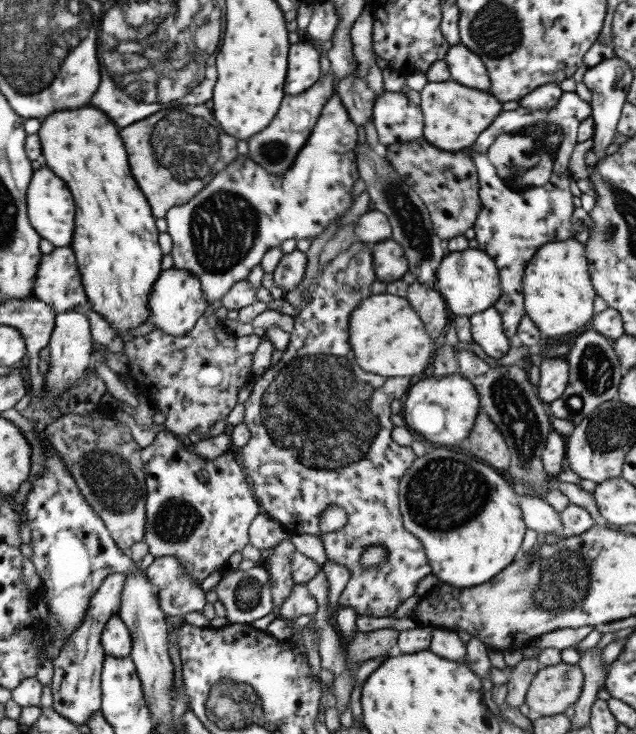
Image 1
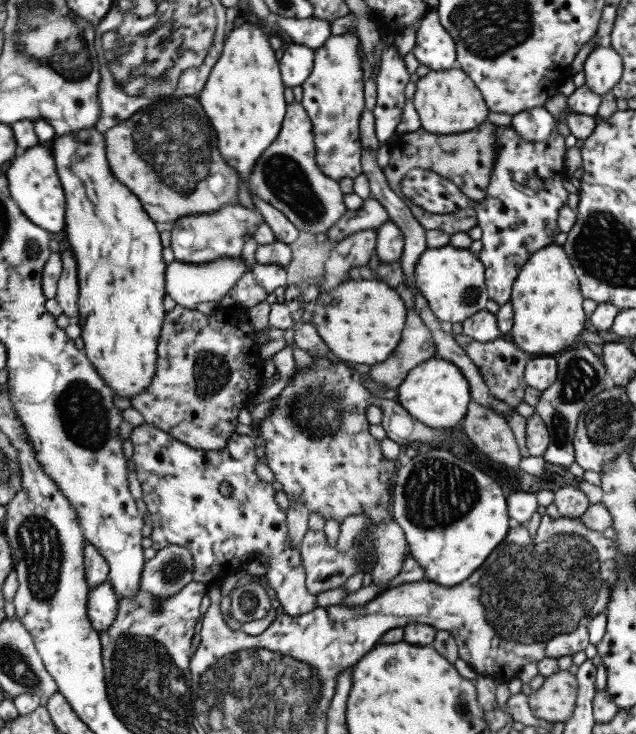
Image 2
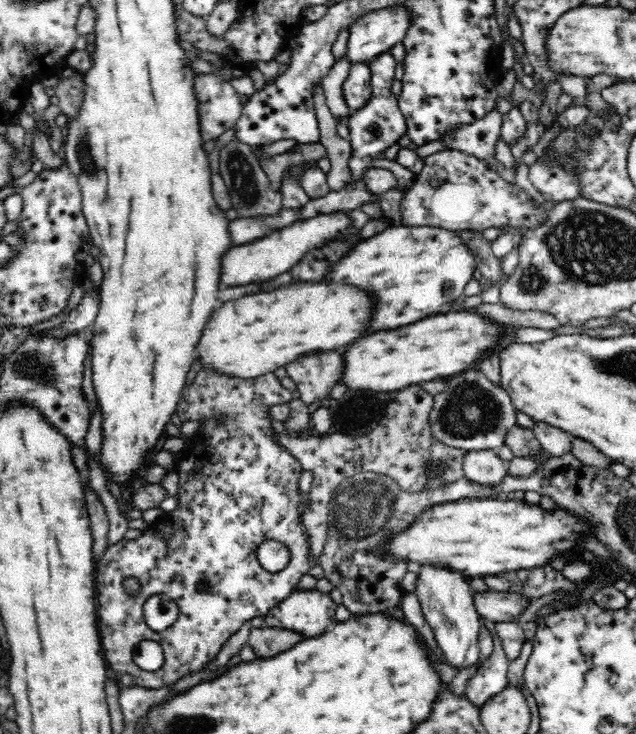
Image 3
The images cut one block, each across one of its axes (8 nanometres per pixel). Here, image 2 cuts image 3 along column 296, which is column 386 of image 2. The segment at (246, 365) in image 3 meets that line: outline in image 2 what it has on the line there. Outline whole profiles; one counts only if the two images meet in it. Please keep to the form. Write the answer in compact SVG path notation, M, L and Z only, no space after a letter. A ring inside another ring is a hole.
M347 279L331 291L317 295L310 323L325 343L331 357L353 364L383 362L399 342L406 320L405 304L395 288L387 283L365 279Z

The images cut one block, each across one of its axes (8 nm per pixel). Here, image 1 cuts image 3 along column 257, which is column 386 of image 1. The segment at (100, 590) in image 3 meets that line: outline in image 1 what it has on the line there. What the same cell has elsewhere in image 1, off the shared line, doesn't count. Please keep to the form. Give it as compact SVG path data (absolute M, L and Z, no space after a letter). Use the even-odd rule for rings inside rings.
M357 240L343 252L339 252L337 256L334 256L321 268L317 277L317 284L311 288L310 296L311 300L307 304L302 304L299 314L294 320L292 333L288 339L288 345L285 351L282 352L279 361L275 362L273 366L269 366L266 372L260 375L260 377L254 378L253 388L249 393L248 398L244 401L244 417L243 423L249 430L249 440L247 444L241 449L238 449L239 460L241 460L241 468L244 471L246 479L250 483L252 493L259 503L259 508L266 514L269 514L271 518L275 518L279 521L282 528L288 536L297 536L297 534L313 534L313 536L319 536L321 544L323 544L323 550L325 552L326 560L329 562L335 562L335 564L343 564L350 571L350 578L345 588L338 597L338 607L351 608L355 610L356 616L371 616L371 618L383 618L383 616L390 616L395 609L409 596L413 596L416 592L417 584L422 580L423 576L431 573L431 567L427 562L425 551L423 551L423 545L421 541L417 540L417 537L413 536L413 533L409 533L405 527L403 527L403 521L401 520L401 513L399 512L398 504L398 482L399 477L403 476L405 469L411 466L416 456L413 454L410 447L398 446L391 438L391 430L394 427L391 423L391 414L389 413L389 404L392 400L400 399L401 395L405 395L409 389L409 377L381 377L375 376L375 374L369 374L369 372L363 372L358 364L355 362L355 357L351 351L351 346L347 338L349 338L349 316L352 314L352 310L355 309L363 298L371 296L371 284L376 280L376 276L373 270L372 264L372 250L370 245L362 243ZM327 505L337 505L343 508L345 515L347 515L347 522L343 528L339 530L333 530L333 532L321 533L319 528L319 515L321 511L327 507ZM367 546L383 546L387 548L387 557L381 565L377 567L361 567L359 566L359 556L363 554L363 548Z

